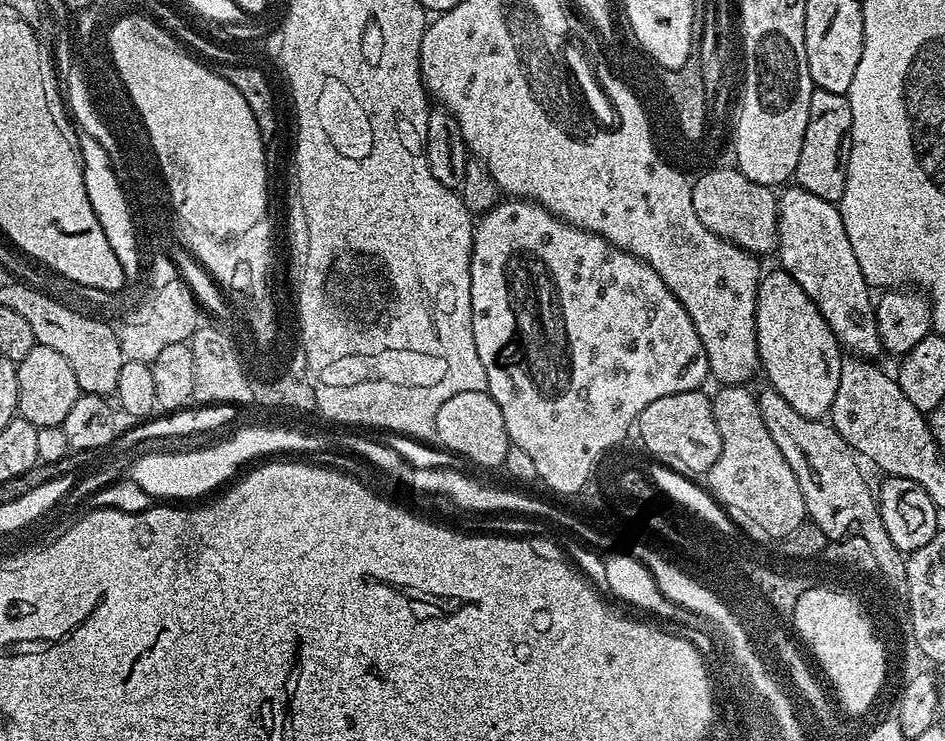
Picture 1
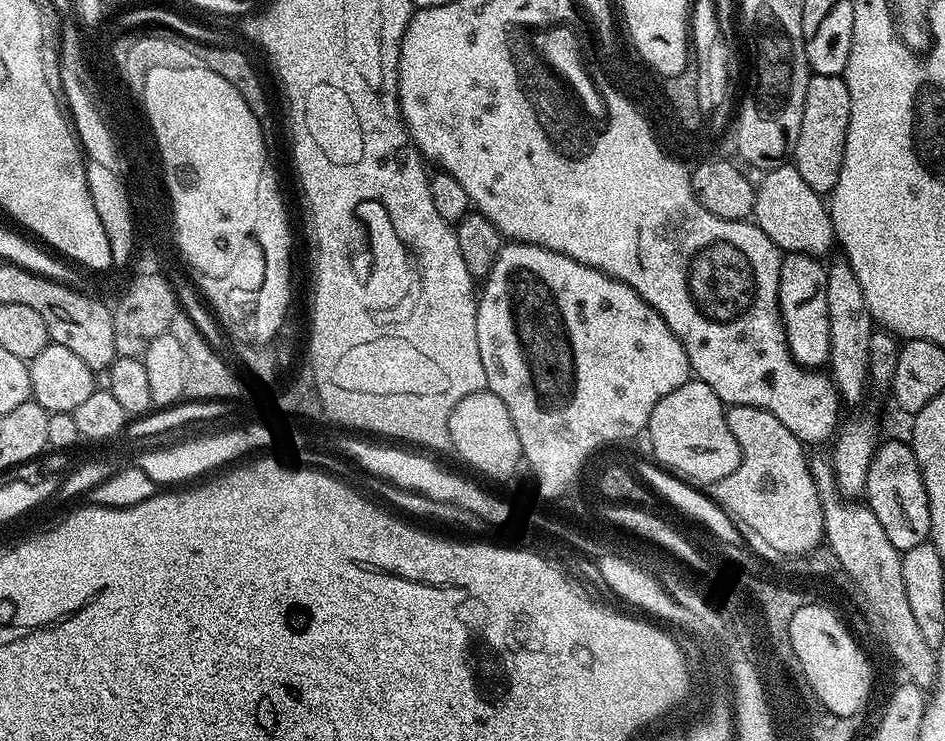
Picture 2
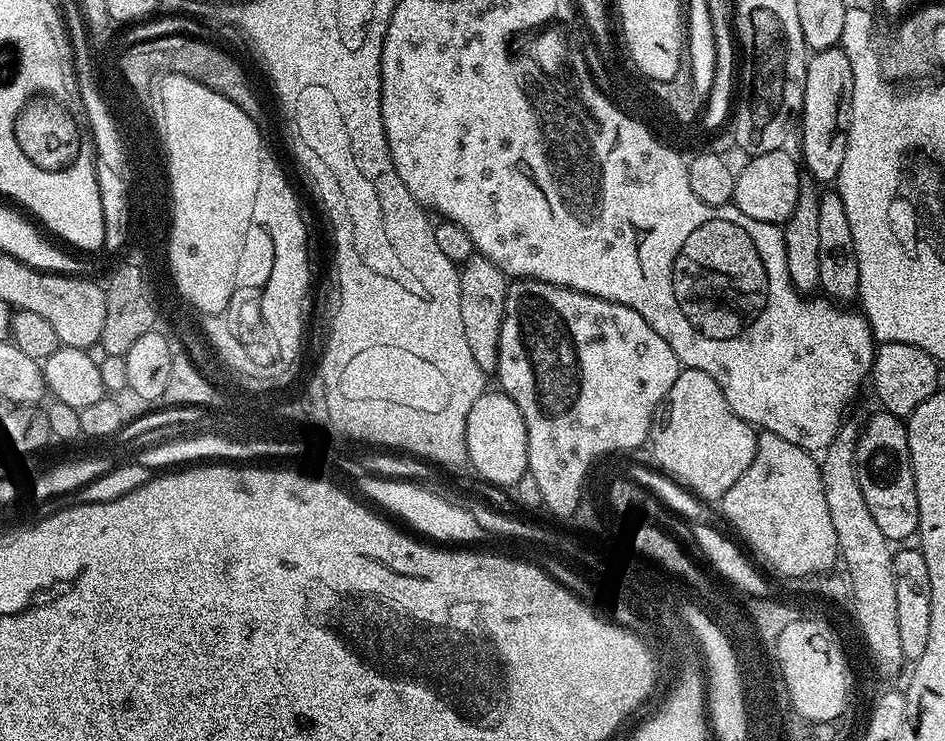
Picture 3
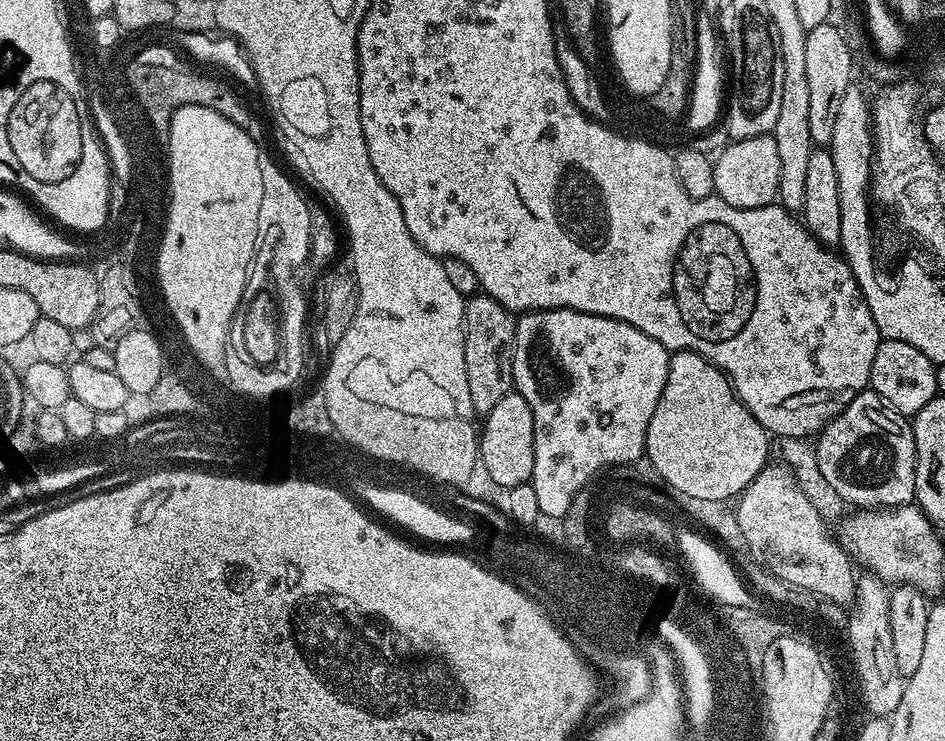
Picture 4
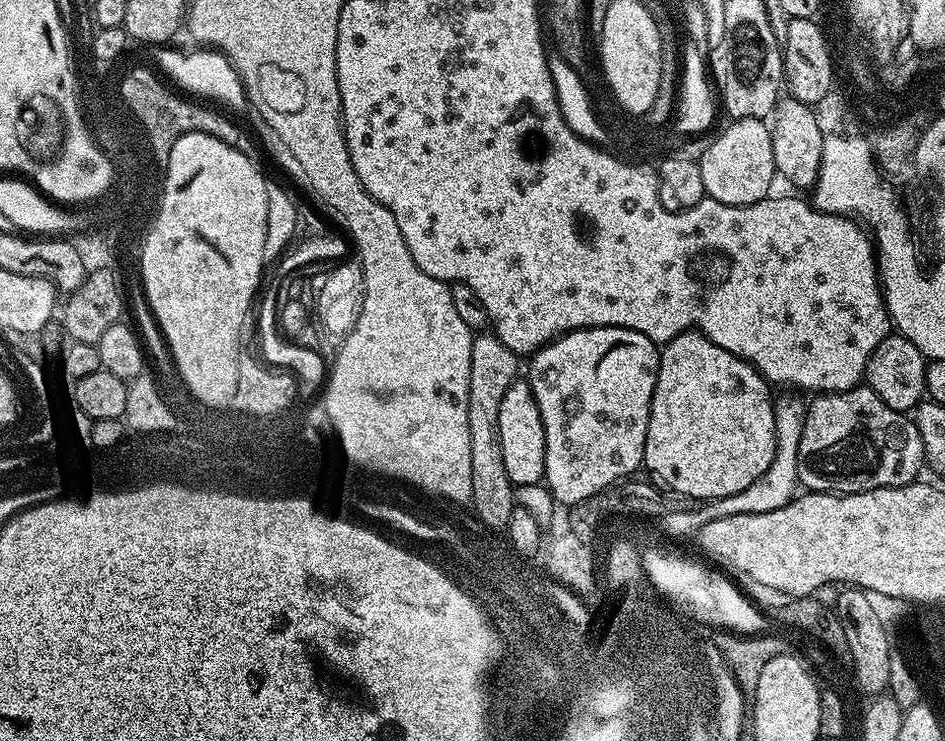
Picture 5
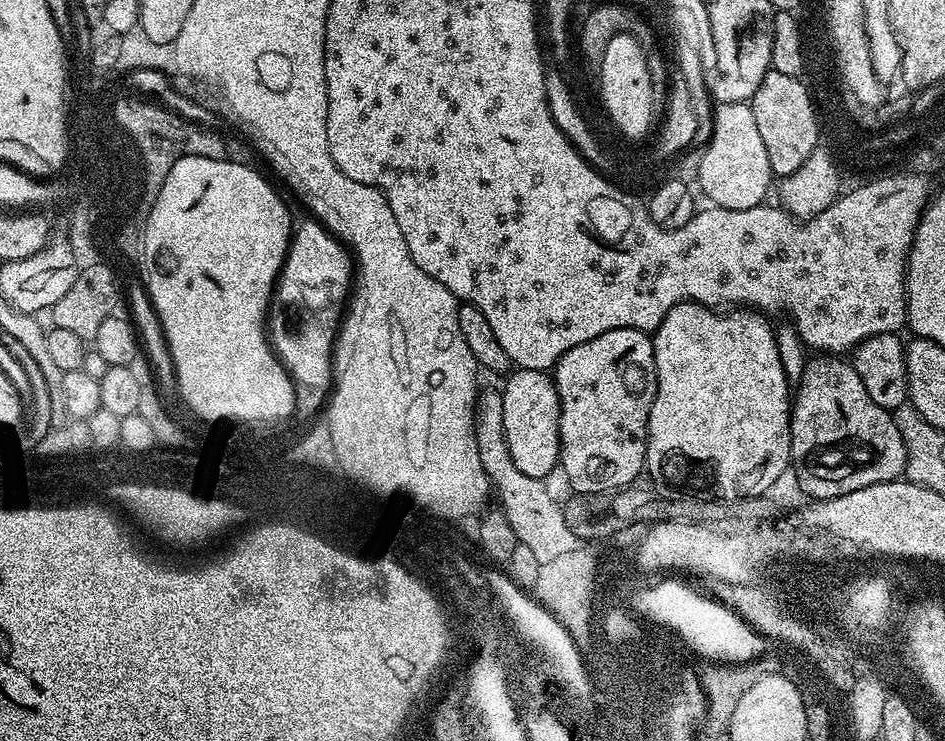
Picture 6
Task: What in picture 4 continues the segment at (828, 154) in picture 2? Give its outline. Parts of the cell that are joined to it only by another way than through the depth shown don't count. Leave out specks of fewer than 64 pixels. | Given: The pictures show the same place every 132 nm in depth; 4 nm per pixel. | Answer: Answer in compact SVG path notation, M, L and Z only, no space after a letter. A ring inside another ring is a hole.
M829 22L808 29L806 34L806 78L810 81L810 138L813 145L831 145L838 106L853 83L853 53L850 40Z

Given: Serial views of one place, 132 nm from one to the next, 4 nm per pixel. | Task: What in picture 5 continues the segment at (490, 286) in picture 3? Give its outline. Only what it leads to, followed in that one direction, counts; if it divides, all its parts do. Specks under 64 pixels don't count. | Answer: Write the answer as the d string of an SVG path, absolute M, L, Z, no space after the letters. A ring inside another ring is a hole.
M493 333L473 337L471 348L469 425L471 438L471 487L476 492L477 508L490 524L506 524L516 507L515 489L506 471L499 435L499 407L503 395L519 377L519 357Z

